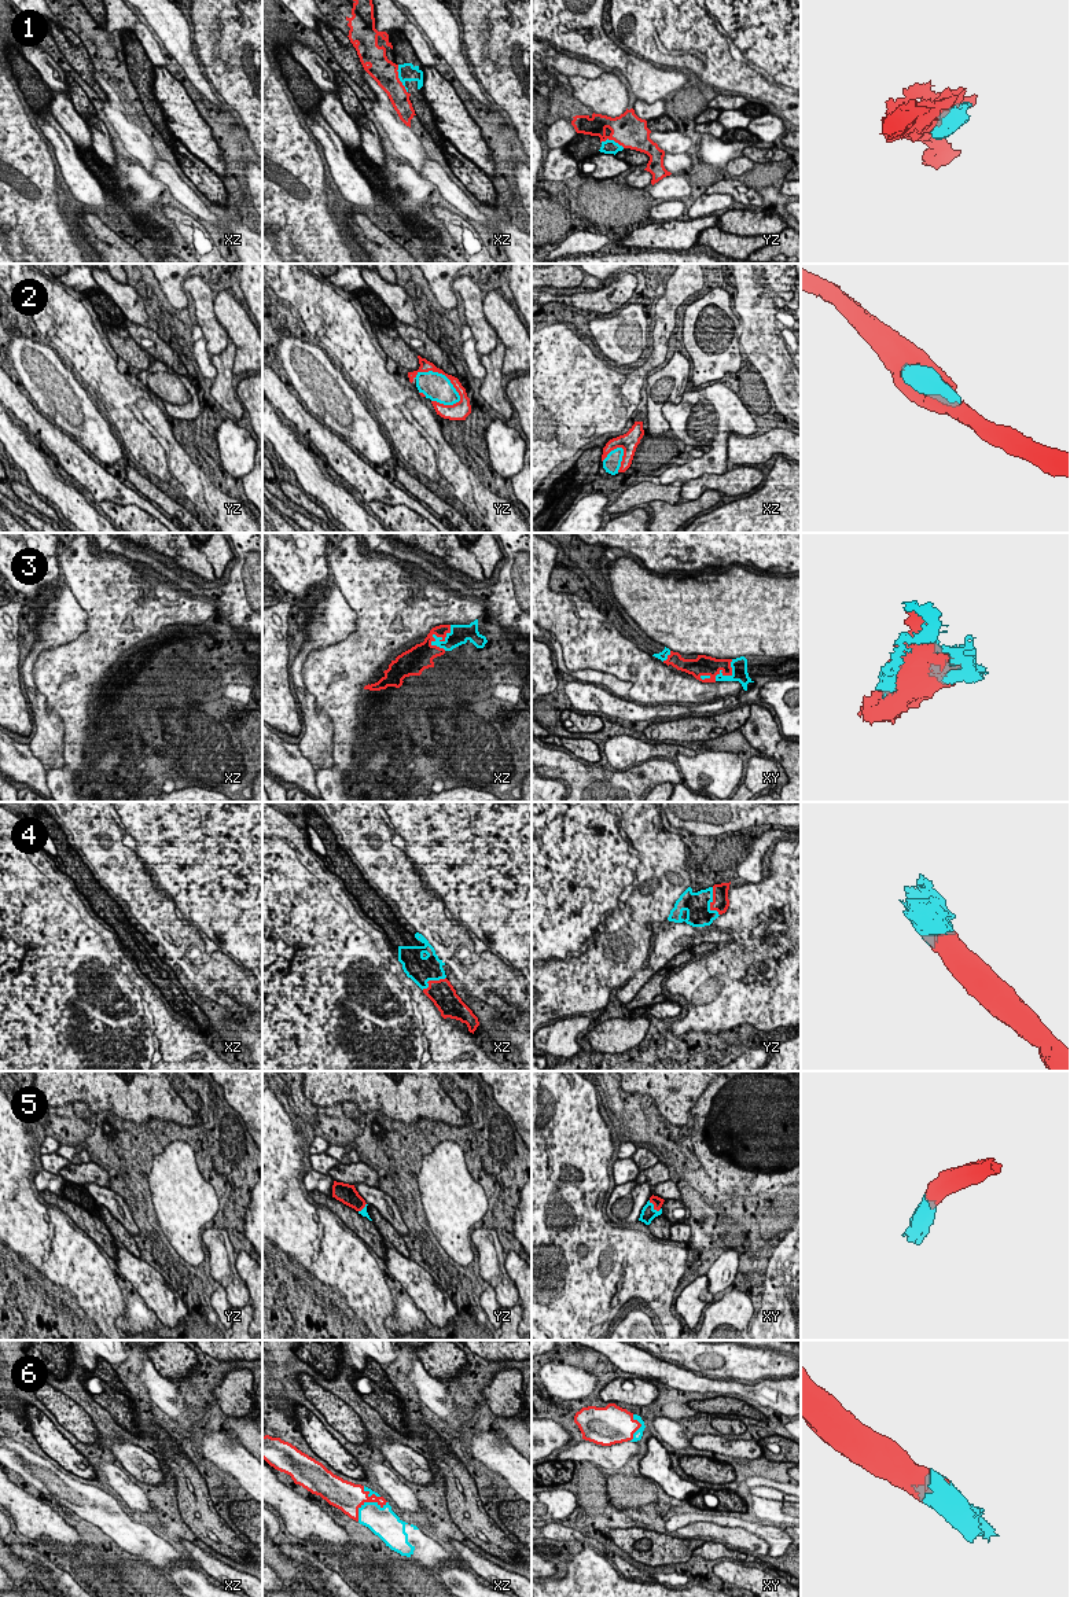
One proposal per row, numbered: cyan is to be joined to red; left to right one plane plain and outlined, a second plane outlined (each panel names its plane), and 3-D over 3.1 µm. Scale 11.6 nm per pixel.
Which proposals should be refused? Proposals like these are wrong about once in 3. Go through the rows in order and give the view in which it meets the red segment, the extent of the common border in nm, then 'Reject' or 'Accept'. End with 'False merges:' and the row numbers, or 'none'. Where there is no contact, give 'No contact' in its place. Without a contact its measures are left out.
1: Touches red in xz. Shared border 360 nm. Reject
2: Touches red in yz. Shared border 600 nm. Accept
3: Touches red in xz. Shared border 340 nm. Accept
4: Touches red in yz. Shared border 340 nm. Accept
5: Touches red in xy. Shared border 190 nm. Accept
6: Touches red in xz. Shared border 420 nm. Accept
False merges: 1

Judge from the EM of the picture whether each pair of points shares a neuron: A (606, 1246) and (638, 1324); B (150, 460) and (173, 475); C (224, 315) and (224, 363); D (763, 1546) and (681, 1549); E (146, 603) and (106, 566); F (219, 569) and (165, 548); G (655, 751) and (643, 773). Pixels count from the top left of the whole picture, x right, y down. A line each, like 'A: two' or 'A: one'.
A: two
B: one
C: two
D: two
E: one
F: two
G: two

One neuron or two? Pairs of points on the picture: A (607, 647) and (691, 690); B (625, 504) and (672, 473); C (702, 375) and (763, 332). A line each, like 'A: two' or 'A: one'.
A: one
B: two
C: two

